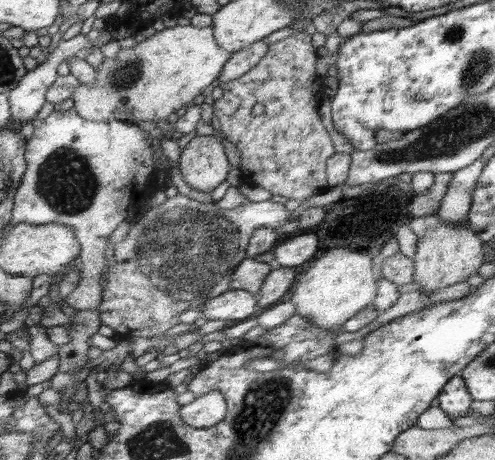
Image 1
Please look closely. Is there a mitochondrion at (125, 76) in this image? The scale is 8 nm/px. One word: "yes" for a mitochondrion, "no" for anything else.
yes

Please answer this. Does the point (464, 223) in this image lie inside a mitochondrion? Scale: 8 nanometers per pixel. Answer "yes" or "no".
no

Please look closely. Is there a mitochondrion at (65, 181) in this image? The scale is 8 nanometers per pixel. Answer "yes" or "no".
yes

